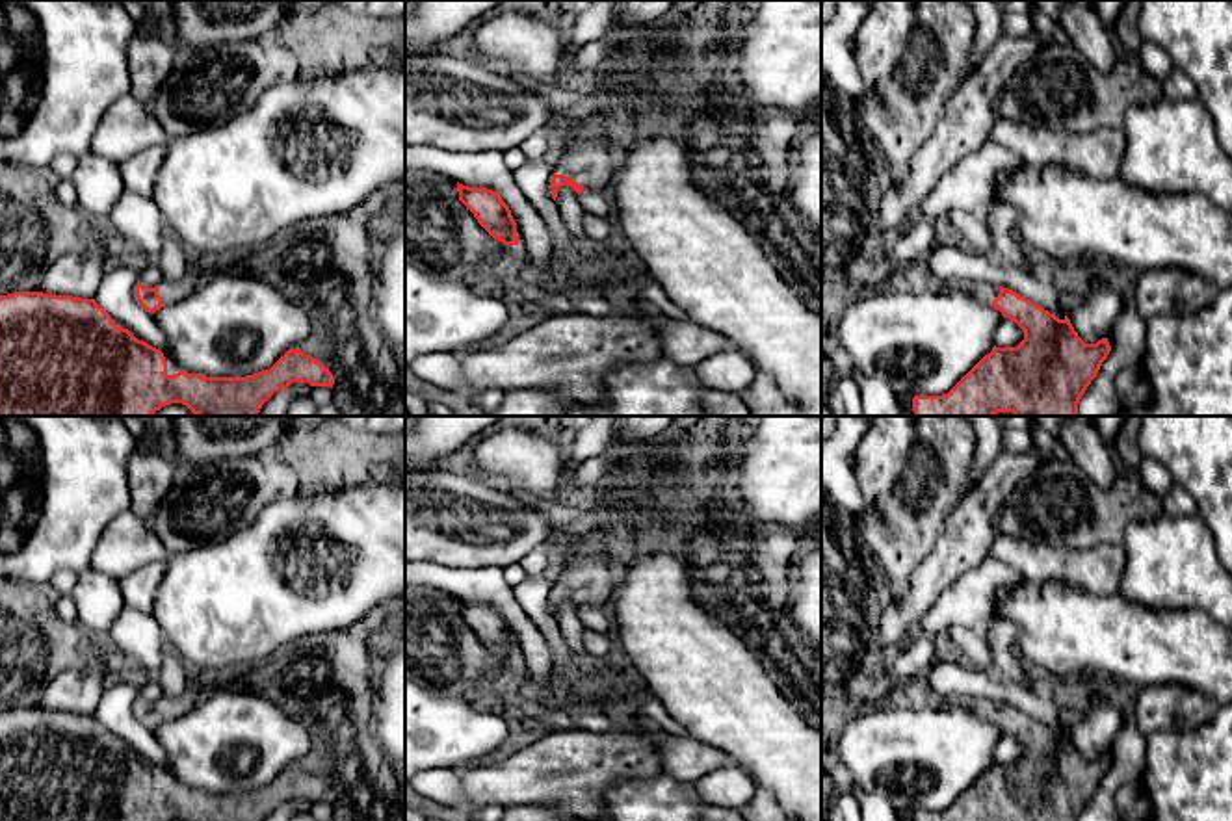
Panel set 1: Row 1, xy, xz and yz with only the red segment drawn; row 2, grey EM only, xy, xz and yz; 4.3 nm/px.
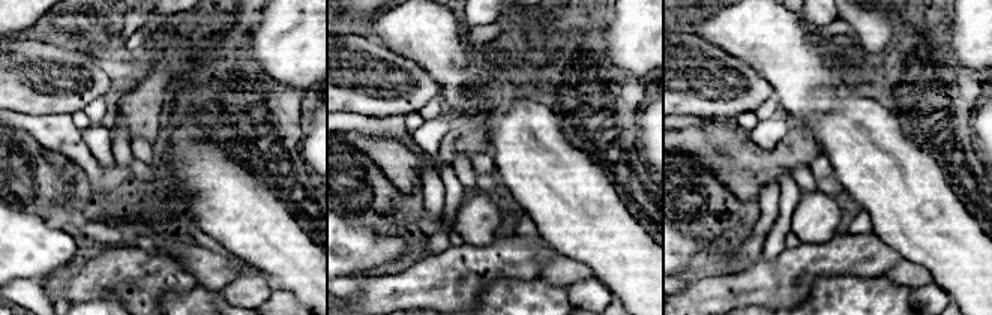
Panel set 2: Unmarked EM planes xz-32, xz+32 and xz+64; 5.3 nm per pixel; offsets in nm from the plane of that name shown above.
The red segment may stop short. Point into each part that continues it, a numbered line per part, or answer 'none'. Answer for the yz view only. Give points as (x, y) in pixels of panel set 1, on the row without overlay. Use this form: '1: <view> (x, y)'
1: yz (985, 708)

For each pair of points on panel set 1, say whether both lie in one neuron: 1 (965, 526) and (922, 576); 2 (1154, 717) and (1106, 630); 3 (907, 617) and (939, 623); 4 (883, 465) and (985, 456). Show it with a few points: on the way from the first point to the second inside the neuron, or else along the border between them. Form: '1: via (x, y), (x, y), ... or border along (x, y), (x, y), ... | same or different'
1: via (961, 539), (935, 565) | same
2: border along (1182, 684), (1149, 684), (1140, 690) | different
3: border along (948, 586), (922, 617), (917, 634), (905, 647) | different
4: border along (978, 435), (967, 478), (970, 489) | different

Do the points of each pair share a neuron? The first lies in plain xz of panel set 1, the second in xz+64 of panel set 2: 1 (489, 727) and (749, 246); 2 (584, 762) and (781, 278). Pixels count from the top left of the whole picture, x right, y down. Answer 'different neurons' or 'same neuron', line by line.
1: different neurons
2: same neuron

